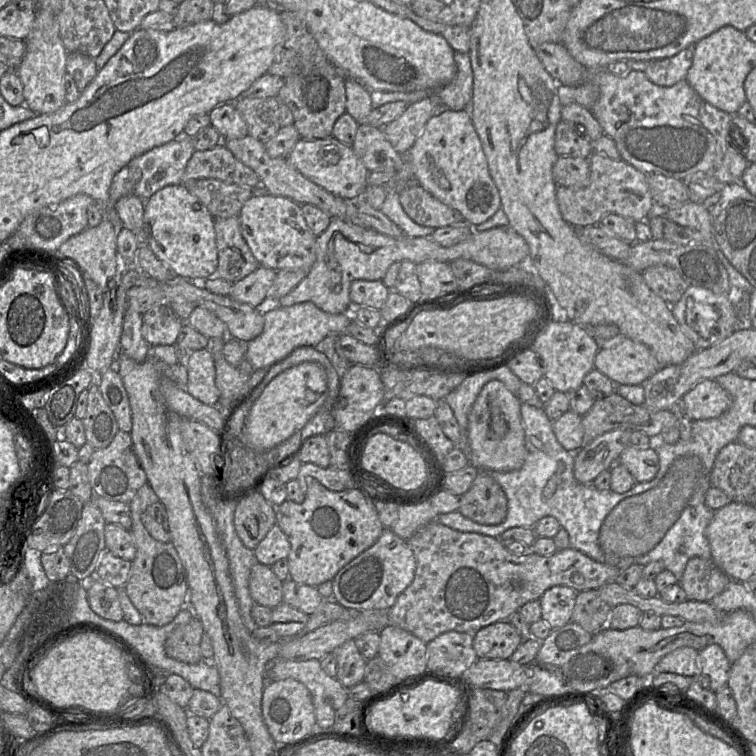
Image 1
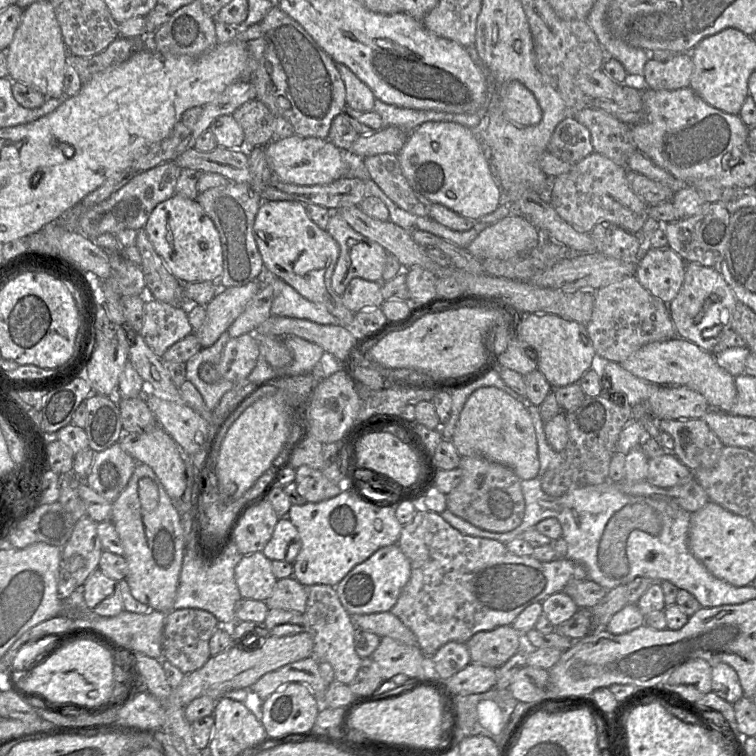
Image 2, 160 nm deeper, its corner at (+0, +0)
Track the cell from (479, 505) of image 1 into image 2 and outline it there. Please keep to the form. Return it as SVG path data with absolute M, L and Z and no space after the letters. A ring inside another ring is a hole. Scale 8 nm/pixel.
M461 457L460 483L446 495L447 510L484 531L506 533L517 528L525 514L521 479L502 464L485 457Z

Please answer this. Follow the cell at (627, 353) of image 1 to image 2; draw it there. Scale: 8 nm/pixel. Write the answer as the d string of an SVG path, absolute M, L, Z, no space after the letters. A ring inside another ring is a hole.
M680 337L648 343L620 364L634 376L647 382L691 388L702 394L711 408L726 413L729 413L736 399L735 377L718 365L711 352Z

